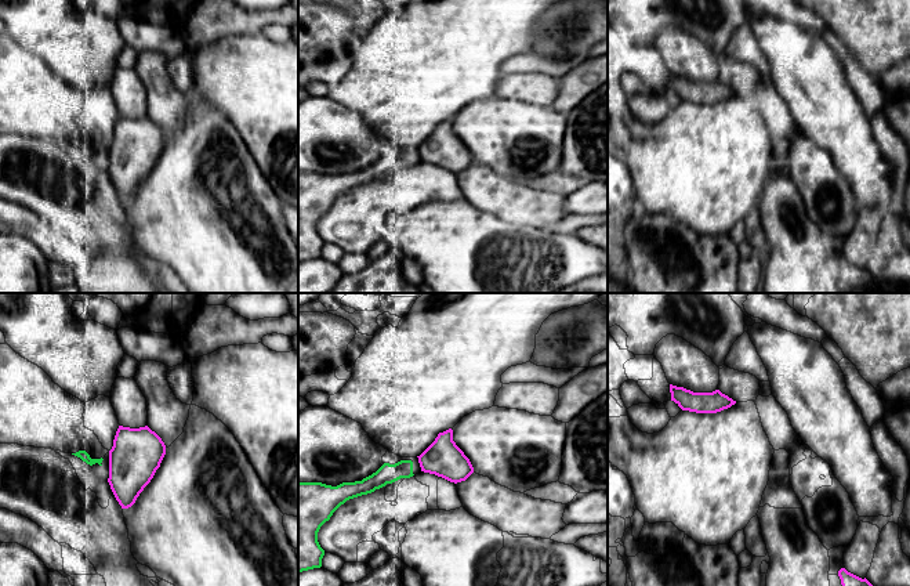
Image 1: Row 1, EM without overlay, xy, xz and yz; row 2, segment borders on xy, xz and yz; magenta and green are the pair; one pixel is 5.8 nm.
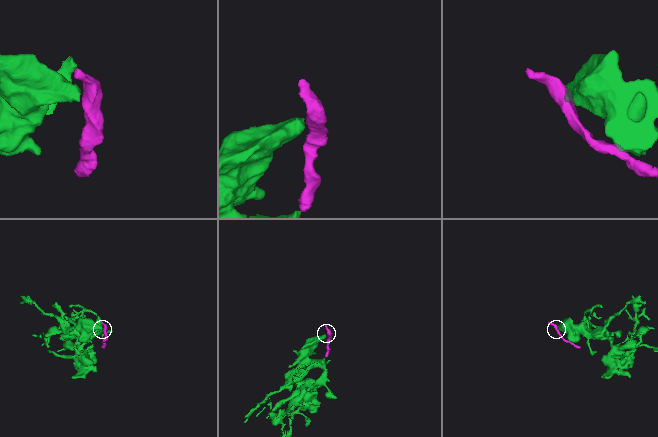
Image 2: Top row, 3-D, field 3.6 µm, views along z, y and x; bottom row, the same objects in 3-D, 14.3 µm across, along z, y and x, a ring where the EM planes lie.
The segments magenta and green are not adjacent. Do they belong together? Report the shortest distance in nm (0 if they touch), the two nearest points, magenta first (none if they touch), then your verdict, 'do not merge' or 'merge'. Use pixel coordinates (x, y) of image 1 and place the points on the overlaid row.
40 nm apart; from magenta across xy (109, 459), (102, 459); do not merge

